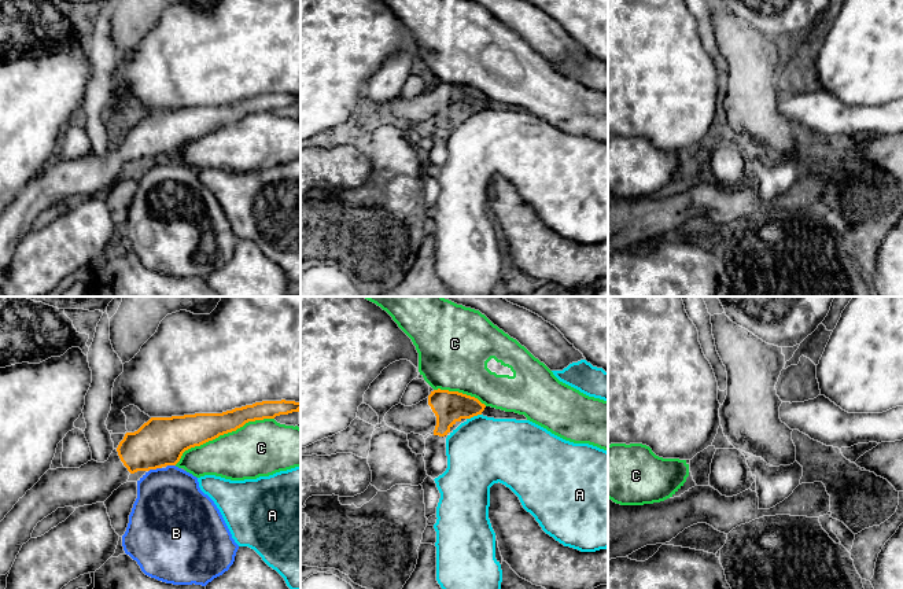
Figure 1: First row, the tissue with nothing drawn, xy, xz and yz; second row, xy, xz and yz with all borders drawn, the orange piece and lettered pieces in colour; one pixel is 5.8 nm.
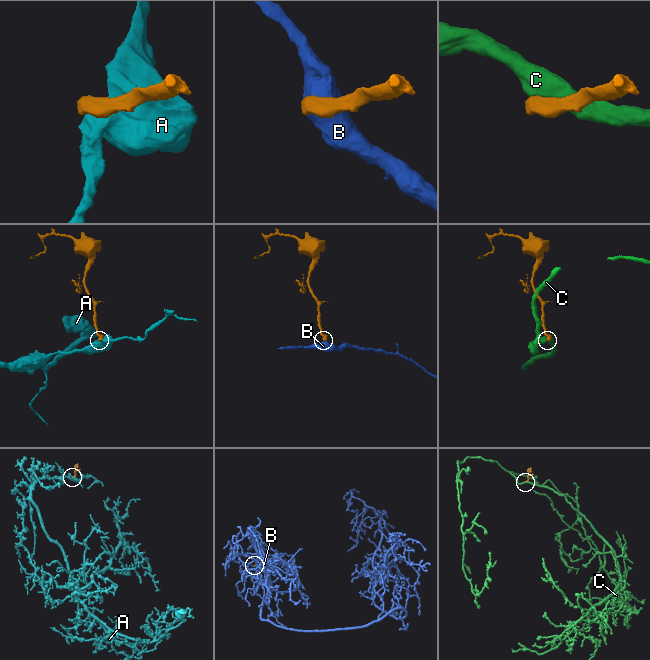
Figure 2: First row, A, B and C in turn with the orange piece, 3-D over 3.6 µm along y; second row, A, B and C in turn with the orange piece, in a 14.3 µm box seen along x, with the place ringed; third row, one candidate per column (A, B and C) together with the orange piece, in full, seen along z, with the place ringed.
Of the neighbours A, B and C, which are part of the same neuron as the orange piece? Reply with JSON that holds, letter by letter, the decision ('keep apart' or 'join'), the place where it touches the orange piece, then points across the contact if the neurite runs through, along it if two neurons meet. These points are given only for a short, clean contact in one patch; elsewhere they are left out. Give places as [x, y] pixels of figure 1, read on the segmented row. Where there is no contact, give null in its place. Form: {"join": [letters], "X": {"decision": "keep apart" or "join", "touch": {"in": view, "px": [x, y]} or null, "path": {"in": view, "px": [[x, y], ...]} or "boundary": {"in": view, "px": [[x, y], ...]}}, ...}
{"join": [], "A": {"decision": "keep apart", "touch": {"in": "xz", "px": [474, 415]}, "boundary": {"in": "xz", "px": [[481, 413], [467, 419]]}}, "B": {"decision": "keep apart", "touch": {"in": "xy", "px": [154, 468]}, "boundary": {"in": "xy", "px": [[161, 467], [148, 471]]}}, "C": {"decision": "keep apart", "touch": {"in": "xy", "px": [223, 434]}}}

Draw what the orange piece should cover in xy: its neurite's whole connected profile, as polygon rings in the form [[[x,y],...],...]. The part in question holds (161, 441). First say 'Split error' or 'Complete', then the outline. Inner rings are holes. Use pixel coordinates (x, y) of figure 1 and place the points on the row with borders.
Split error. [[[281,400],[255,402],[222,413],[151,417],[137,431],[126,432],[107,461],[91,460],[80,468],[48,470],[0,522],[0,575],[5,575],[11,570],[22,545],[32,538],[37,523],[58,508],[104,503],[114,490],[128,482],[130,474],[176,465],[185,450],[236,431],[248,421],[274,419],[299,411],[301,402]]]

